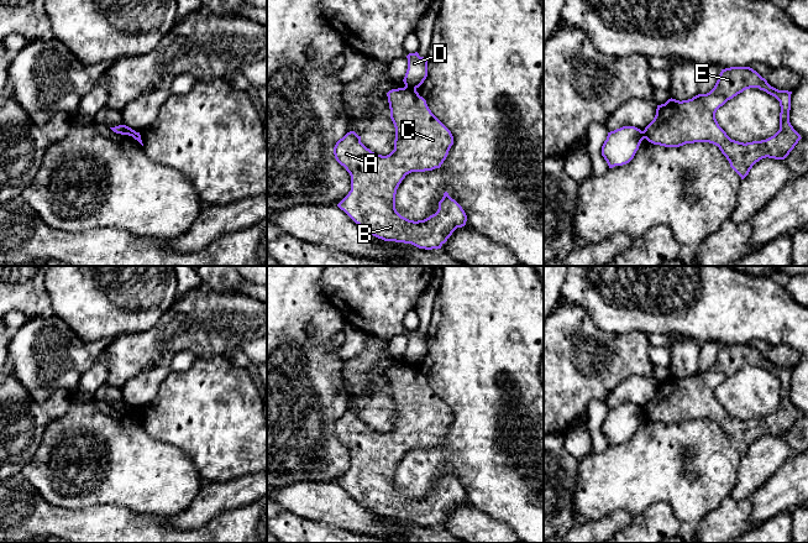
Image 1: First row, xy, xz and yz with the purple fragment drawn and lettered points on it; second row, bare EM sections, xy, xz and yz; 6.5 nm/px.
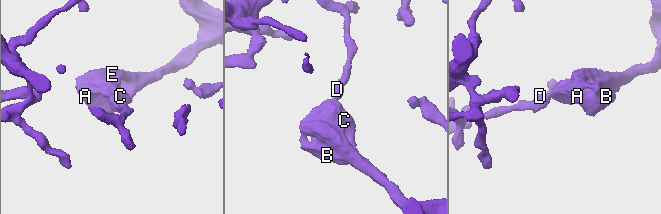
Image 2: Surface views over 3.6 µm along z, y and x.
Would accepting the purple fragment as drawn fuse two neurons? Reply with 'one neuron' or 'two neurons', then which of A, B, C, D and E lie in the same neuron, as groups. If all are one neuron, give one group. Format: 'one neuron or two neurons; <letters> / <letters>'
two neurons; A B C E / D

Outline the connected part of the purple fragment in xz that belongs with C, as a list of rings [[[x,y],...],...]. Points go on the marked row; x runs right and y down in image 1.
[[[408,87],[392,89],[387,96],[395,127],[394,150],[387,156],[377,155],[361,142],[361,136],[355,131],[340,139],[334,147],[334,155],[351,176],[351,190],[337,207],[378,239],[411,244],[425,250],[441,249],[457,228],[466,225],[467,215],[462,207],[445,192],[435,214],[414,221],[397,212],[395,194],[406,174],[440,168],[453,145],[453,136],[431,113],[416,89]]]

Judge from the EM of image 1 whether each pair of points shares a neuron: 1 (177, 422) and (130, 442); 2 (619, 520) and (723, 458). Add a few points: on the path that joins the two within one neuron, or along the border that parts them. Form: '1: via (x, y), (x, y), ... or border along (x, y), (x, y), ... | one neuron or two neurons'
1: border along (142, 423), (142, 427), (152, 437), (176, 445) | two neurons
2: border along (633, 515), (622, 510), (614, 510), (601, 518) | two neurons

